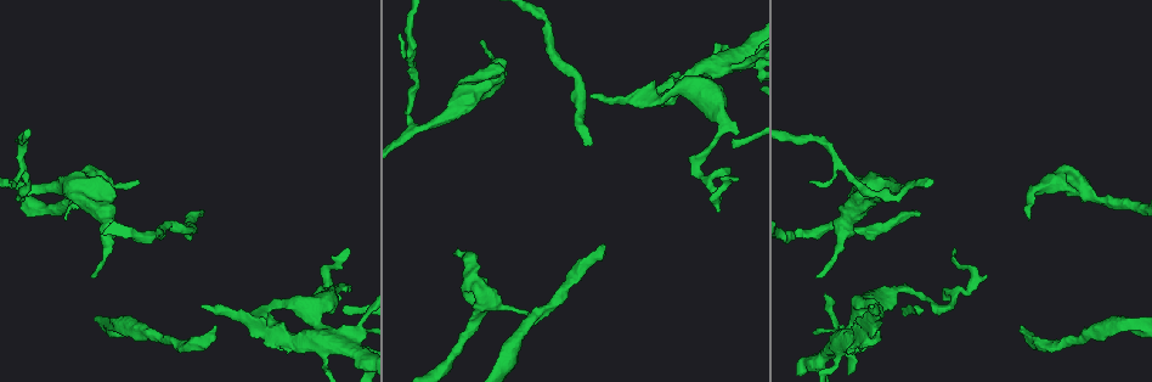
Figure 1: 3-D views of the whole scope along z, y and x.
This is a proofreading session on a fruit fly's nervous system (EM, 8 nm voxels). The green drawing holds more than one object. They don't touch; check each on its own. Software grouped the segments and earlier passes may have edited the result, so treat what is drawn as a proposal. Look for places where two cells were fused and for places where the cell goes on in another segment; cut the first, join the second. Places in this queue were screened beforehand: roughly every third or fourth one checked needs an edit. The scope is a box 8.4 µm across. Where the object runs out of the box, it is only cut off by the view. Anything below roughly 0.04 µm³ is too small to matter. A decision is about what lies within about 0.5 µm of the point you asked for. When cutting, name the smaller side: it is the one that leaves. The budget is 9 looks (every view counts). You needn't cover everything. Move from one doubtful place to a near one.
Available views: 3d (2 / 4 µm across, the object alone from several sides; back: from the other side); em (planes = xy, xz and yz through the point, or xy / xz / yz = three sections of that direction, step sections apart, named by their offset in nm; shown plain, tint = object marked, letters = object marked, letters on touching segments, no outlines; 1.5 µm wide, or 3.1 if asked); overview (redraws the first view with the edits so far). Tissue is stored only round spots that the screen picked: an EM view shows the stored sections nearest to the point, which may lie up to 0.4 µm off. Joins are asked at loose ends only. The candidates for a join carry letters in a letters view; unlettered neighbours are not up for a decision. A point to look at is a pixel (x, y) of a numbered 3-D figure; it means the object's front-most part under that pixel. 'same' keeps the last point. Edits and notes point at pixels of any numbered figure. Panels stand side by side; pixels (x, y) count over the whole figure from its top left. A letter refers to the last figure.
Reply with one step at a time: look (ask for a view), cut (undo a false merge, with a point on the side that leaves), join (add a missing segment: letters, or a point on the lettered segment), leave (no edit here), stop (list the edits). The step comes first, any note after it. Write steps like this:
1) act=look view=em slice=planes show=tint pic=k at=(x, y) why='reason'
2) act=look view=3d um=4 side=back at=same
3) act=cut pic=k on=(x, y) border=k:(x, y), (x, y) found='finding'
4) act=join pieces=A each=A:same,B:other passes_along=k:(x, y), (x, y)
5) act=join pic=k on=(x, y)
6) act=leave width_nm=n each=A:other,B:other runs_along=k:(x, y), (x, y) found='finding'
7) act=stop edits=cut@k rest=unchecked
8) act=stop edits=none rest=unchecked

act=look view=3d um=2 pic=1 at=(1021, 327) why='free end'

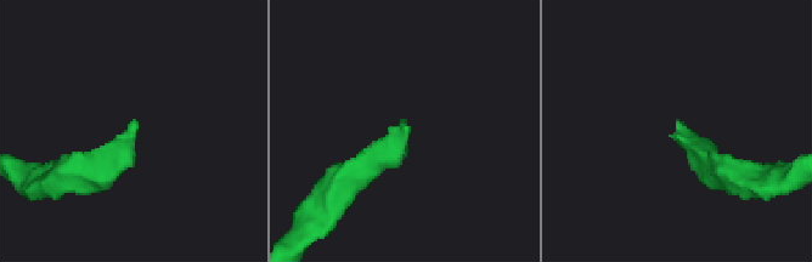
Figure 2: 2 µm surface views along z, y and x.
act=look view=em slice=planes show=letters pic=2 at=(135, 119)

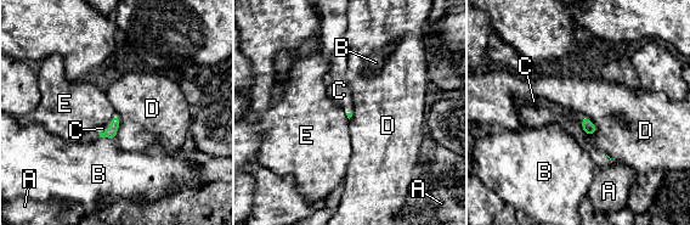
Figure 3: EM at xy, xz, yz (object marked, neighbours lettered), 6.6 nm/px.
act=join pieces=C longest_contact=D:160nm each=A:other,B:other,C:same,D:other,E:other found='the cell continues'

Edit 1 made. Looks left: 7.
act=look view=overview

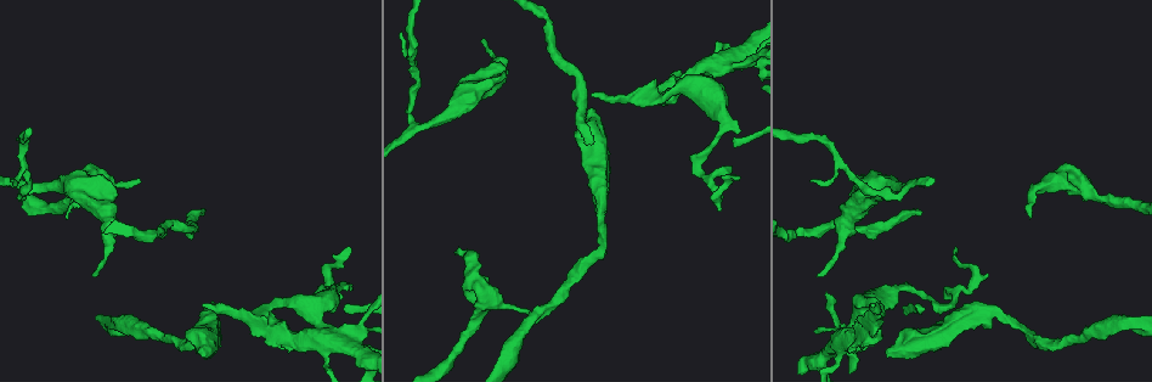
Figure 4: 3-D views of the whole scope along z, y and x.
act=look view=3d um=2 pic=4 at=(1071, 174) why='sharp bend'

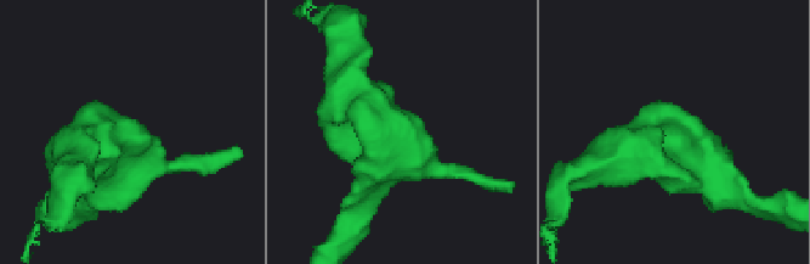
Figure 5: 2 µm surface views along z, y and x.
act=look view=em slice=xy step=8 show=letters pic=5 at=(396, 139)

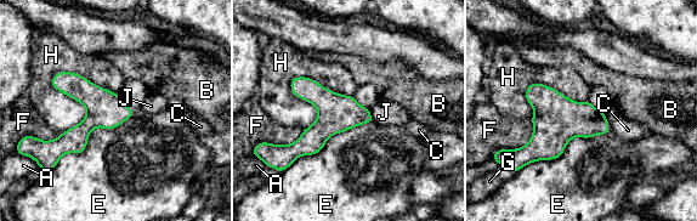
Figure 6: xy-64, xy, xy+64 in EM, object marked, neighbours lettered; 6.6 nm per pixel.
act=look view=em slice=planes show=letters at=same

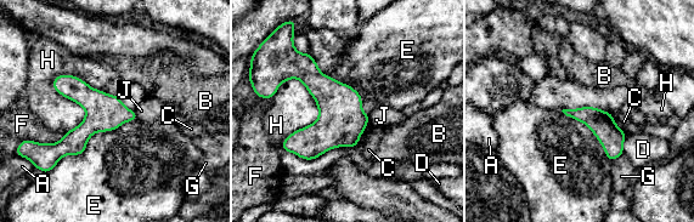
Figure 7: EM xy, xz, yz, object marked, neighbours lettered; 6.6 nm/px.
act=leave each=A:other,B:other,C:other,D:other,E:other,F:other,G:other,H:other,J:other found='continuous, no second cell'

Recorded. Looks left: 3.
act=look view=em slice=planes show=letters pic=4 at=(423, 128) why='two arms in line, one across'

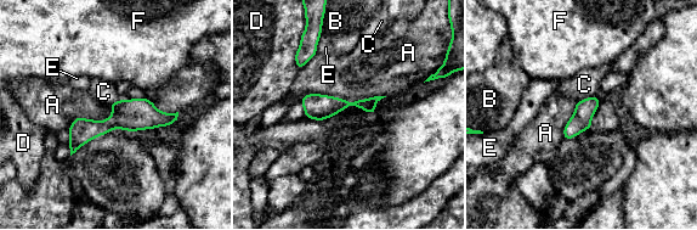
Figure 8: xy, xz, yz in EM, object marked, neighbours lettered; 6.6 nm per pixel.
act=leave each=A:other,B:other,C:other,D:other,E:other,F:other border=8:(385, 95), (300, 99) found='continuous, no second cell'

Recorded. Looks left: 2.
act=look view=em slice=planes show=letters pic=4 at=(348, 251) why='tapers out'

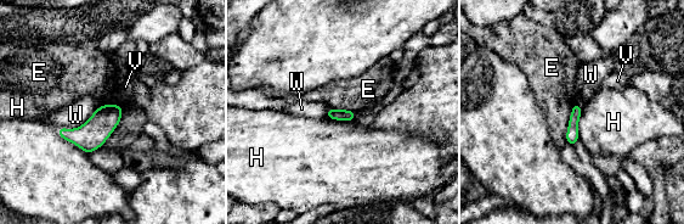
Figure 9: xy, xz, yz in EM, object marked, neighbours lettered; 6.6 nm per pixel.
act=leave each=E:other,H:other,V:other,W:other border=9:(582, 106), (578, 121), (578, 139) found='no lettered segment goes on from it'

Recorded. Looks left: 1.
act=stop edits=join@3 rest=unchecked

